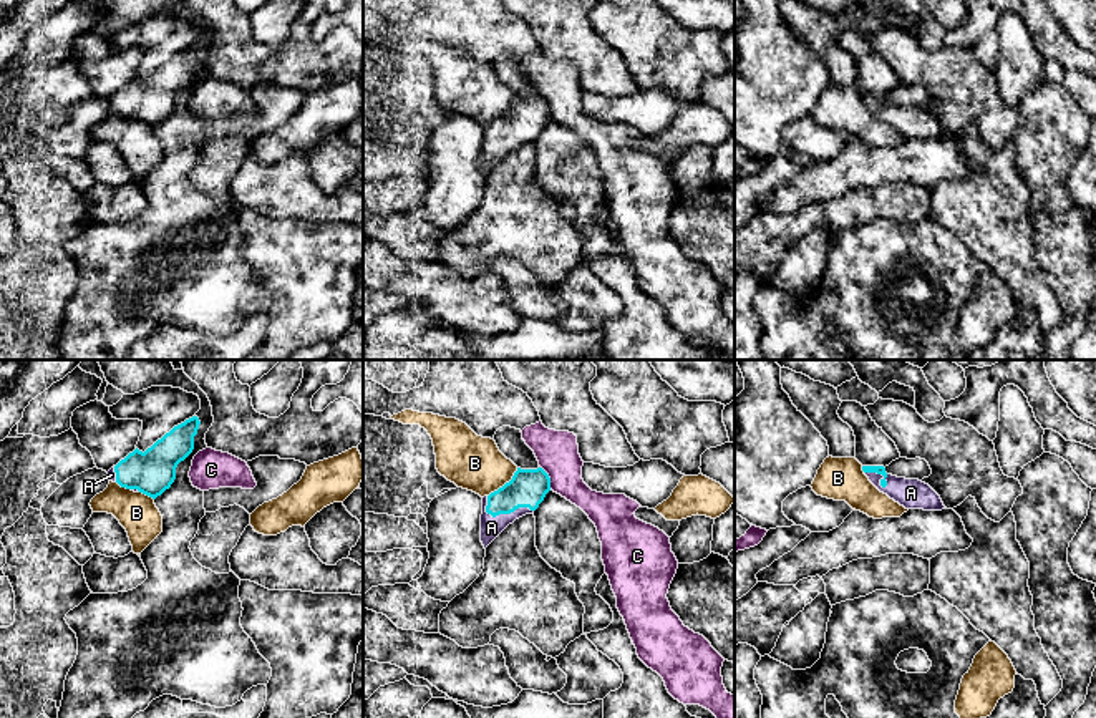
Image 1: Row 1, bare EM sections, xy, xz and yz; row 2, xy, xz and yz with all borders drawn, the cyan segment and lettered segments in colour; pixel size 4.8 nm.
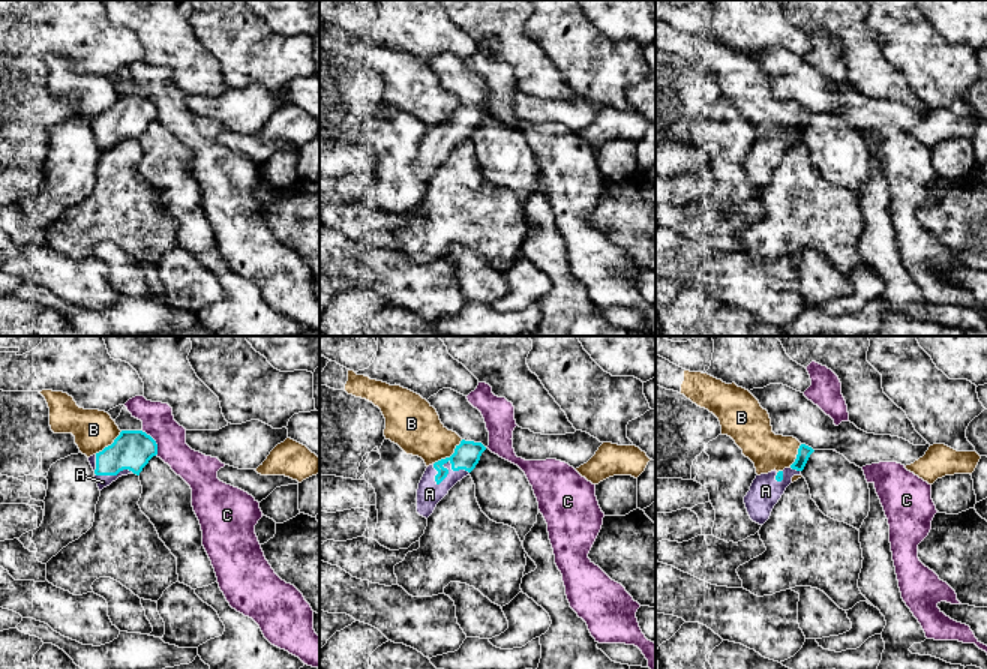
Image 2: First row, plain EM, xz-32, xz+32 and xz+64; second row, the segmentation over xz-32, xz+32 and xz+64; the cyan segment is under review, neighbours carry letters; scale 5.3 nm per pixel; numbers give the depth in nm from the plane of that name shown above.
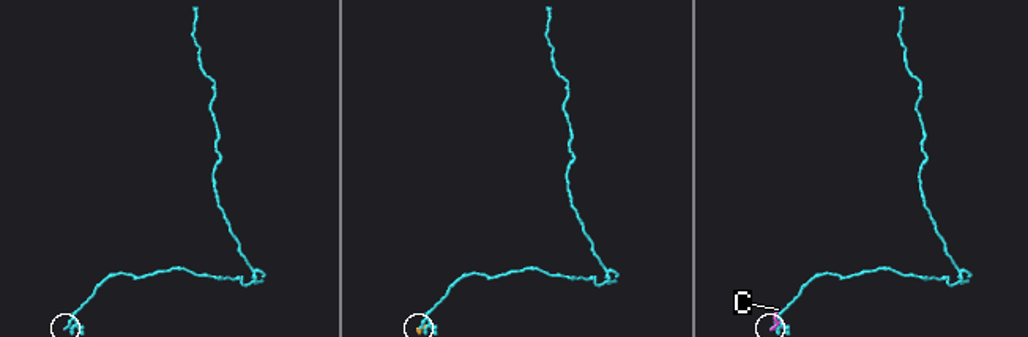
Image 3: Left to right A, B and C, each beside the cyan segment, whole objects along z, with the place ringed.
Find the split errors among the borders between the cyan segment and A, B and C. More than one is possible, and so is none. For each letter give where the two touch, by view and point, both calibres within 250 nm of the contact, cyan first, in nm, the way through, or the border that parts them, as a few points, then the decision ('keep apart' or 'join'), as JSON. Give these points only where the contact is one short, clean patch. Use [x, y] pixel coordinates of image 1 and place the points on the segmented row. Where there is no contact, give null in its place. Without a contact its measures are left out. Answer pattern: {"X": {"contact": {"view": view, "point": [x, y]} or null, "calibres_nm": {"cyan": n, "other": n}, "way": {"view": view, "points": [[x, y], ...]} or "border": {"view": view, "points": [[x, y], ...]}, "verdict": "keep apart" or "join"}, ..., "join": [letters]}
{"A": {"contact": {"view": "xz", "point": [503, 513]}, "calibres_nm": {"cyan": 190, "other": 100}, "way": {"view": "xz", "points": [[528, 488], [503, 513], [491, 528]]}, "verdict": "join"}, "B": {"contact": {"view": "xz", "point": [506, 483]}, "calibres_nm": {"cyan": 190, "other": 260}, "border": {"view": "xz", "points": [[518, 468], [508, 481], [488, 496]]}, "verdict": "keep apart"}, "C": {"contact": {"view": "xz", "point": [549, 478]}, "calibres_nm": {"cyan": 190, "other": 200}, "border": {"view": "xz", "points": [[541, 466], [549, 478], [551, 488]]}, "verdict": "keep apart"}, "join": ["A"]}

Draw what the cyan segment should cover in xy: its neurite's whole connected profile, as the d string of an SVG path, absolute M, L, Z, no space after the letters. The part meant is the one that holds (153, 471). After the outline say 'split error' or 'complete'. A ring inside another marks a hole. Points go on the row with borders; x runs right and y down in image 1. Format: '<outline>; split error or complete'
M192 416L174 426L144 453L136 448L108 471L109 481L156 499L171 488L177 464L192 453L199 424L199 418Z; split error

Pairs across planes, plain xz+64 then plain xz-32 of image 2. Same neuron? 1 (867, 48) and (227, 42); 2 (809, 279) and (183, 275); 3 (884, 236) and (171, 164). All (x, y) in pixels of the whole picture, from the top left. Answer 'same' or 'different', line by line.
1: different
2: different
3: different

